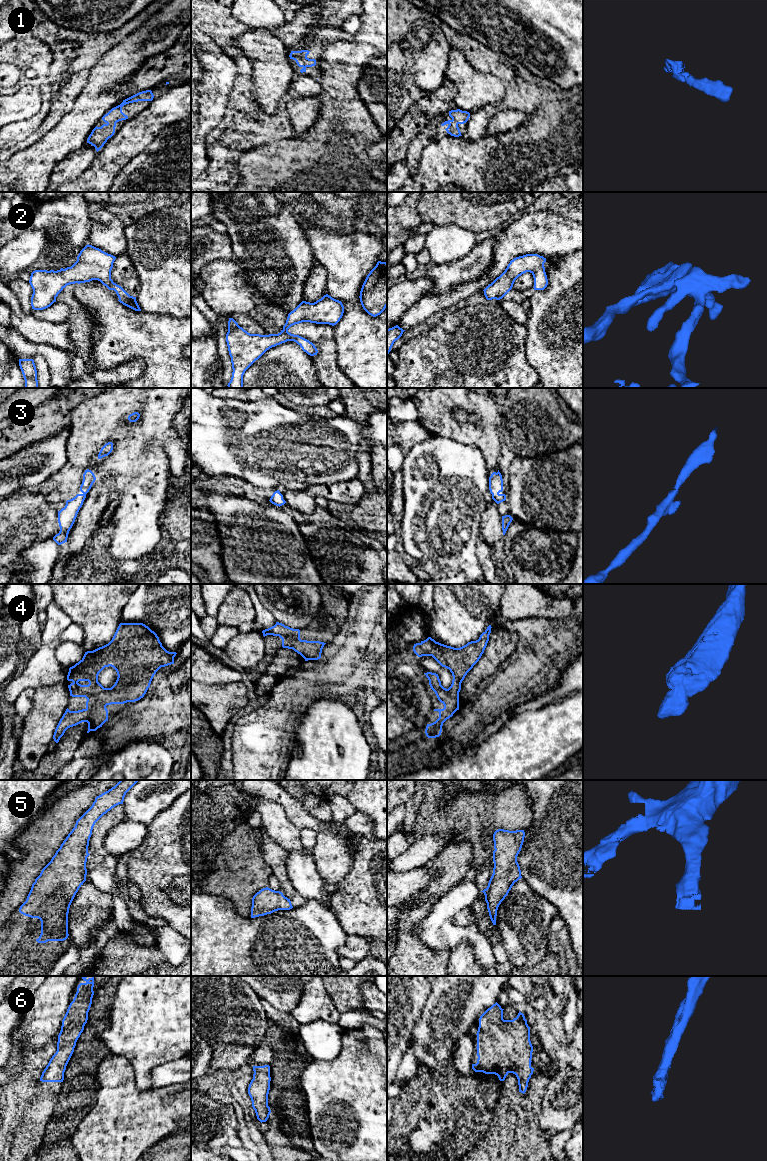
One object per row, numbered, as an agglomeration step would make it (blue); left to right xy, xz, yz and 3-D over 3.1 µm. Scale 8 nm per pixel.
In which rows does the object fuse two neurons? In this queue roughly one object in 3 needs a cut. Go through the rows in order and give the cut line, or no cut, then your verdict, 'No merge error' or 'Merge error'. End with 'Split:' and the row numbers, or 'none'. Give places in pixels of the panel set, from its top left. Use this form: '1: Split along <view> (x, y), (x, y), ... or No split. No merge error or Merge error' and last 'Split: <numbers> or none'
1: No split. No merge error
2: No split. No merge error
3: No split. No merge error
4: No split. No merge error
5: No split. No merge error
6: No split. No merge error
Split: none

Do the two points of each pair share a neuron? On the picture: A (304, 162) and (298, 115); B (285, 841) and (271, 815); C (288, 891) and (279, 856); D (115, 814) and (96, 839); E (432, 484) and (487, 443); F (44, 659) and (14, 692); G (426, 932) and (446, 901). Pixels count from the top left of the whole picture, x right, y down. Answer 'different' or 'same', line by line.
A: different
B: same
C: same
D: same
E: different
F: same
G: same

